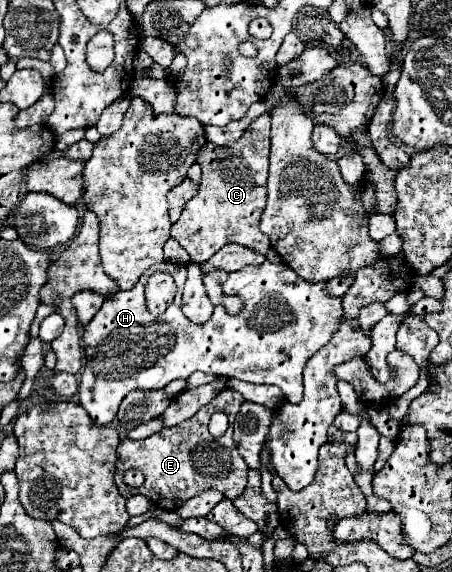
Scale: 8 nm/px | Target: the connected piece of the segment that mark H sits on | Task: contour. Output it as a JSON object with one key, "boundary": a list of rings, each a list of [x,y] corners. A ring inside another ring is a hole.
{"boundary":[[[264,260],[262,266],[246,266],[238,272],[232,272],[224,284],[226,294],[236,294],[244,302],[244,308],[236,314],[230,316],[224,306],[214,308],[214,316],[210,318],[208,324],[198,326],[192,324],[182,312],[180,312],[180,300],[187,279],[187,270],[183,266],[168,264],[168,262],[158,262],[148,272],[140,276],[136,286],[126,292],[116,292],[106,298],[98,314],[82,326],[82,342],[86,348],[86,360],[88,368],[82,372],[82,380],[78,386],[78,398],[84,410],[90,414],[90,418],[98,424],[110,424],[116,418],[118,406],[124,400],[124,396],[132,390],[144,388],[144,390],[156,390],[168,386],[176,378],[188,378],[192,372],[200,370],[206,374],[218,374],[218,376],[228,376],[228,378],[238,378],[244,382],[252,384],[274,384],[278,386],[288,402],[296,404],[302,400],[302,370],[304,364],[308,362],[314,352],[318,352],[324,344],[328,344],[330,336],[334,330],[338,330],[338,324],[342,322],[342,298],[330,296],[326,292],[326,282],[320,284],[308,284],[306,280],[300,280],[292,268],[286,264],[274,264],[270,260]],[[164,270],[174,276],[174,282],[178,286],[174,302],[168,306],[168,310],[154,318],[144,300],[144,284],[150,274]]]}

